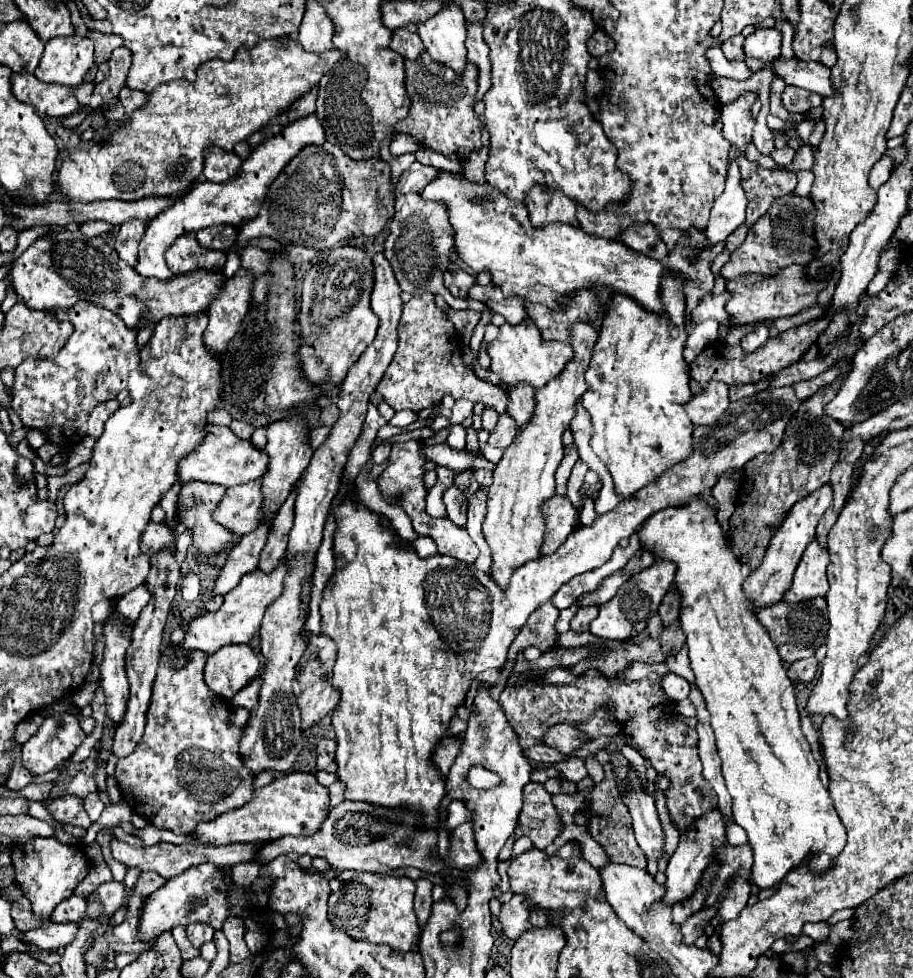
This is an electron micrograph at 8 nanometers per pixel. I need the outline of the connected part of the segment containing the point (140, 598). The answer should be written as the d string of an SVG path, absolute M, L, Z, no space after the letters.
M139 585L137 589L133 589L131 593L127 593L127 595L121 597L121 601L117 603L119 615L123 615L131 623L135 623L137 617L139 617L139 613L147 607L149 599L151 599L151 593L147 593L147 585Z

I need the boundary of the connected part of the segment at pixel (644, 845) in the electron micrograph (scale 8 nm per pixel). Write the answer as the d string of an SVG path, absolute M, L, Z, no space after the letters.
M627 785L625 793L625 805L629 807L629 813L633 817L633 829L635 829L635 839L639 847L643 849L647 859L659 861L665 851L665 833L661 819L655 809L655 801L651 795L643 793L639 785Z

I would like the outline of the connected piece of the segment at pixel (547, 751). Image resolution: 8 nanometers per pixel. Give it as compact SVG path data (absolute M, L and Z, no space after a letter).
M535 745L531 749L525 751L525 755L531 759L531 765L535 767L537 763L557 763L557 761L567 761L569 757L561 751L557 751L555 747L549 747L549 745Z

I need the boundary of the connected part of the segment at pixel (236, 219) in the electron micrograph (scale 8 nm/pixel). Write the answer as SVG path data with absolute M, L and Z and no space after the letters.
M315 115L303 117L303 119L287 125L287 129L283 129L279 135L269 137L267 141L257 145L251 151L251 155L243 161L239 177L225 181L225 183L211 183L211 181L195 183L187 195L177 199L171 207L167 207L155 219L149 221L147 231L139 243L139 263L135 267L137 273L143 277L157 277L161 281L169 281L173 277L173 273L167 269L165 251L175 243L175 239L179 235L199 231L203 227L211 227L211 225L219 225L219 223L229 223L229 225L239 227L239 223L243 219L253 219L261 207L261 201L267 195L269 185L273 183L273 179L309 143L315 143L315 145L325 143L325 131Z

